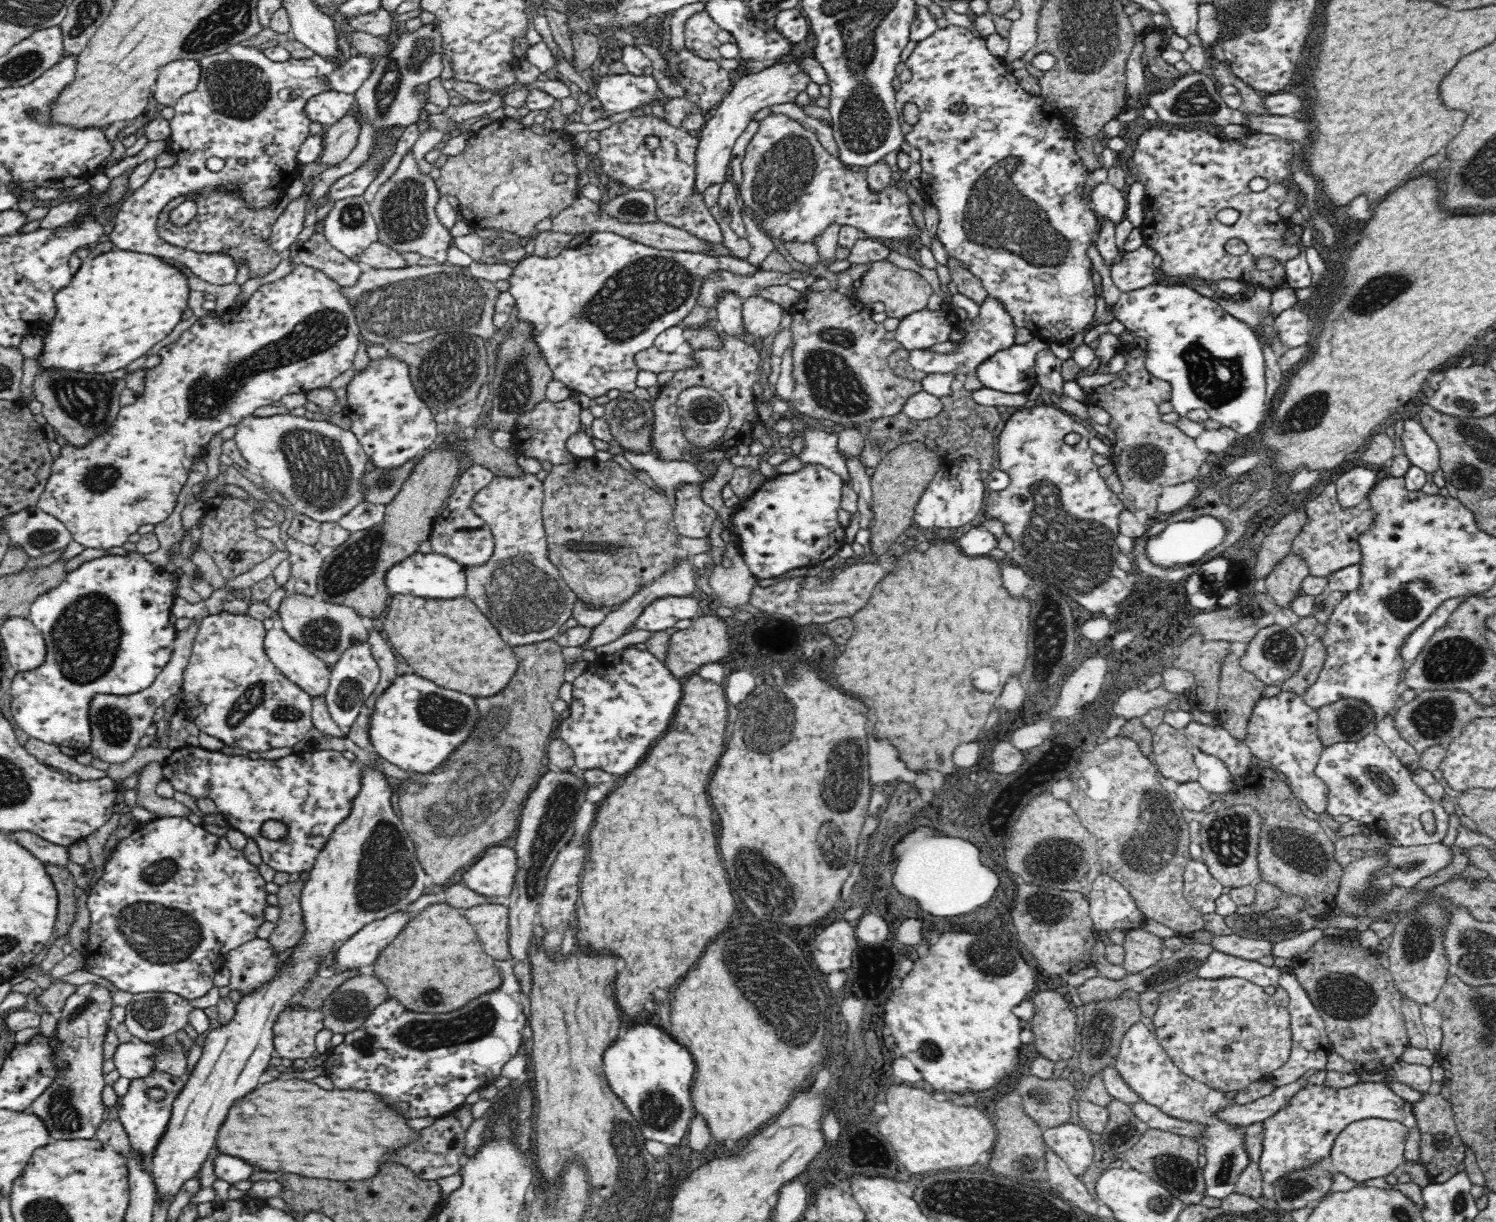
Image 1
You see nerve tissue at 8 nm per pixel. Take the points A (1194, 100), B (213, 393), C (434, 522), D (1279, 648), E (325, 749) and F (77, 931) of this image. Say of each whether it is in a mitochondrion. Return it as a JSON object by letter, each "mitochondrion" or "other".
{"A":"mitochondrion","B":"mitochondrion","C":"other","D":"mitochondrion","E":"other","F":"other"}

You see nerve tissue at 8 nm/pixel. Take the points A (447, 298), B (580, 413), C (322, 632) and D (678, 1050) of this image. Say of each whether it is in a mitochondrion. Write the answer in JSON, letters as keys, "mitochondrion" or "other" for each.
{"A":"mitochondrion","B":"other","C":"mitochondrion","D":"other"}

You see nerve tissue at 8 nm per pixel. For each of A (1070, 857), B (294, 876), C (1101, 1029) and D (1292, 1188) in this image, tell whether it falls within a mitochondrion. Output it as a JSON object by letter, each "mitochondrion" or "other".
{"A":"mitochondrion","B":"other","C":"mitochondrion","D":"mitochondrion"}

